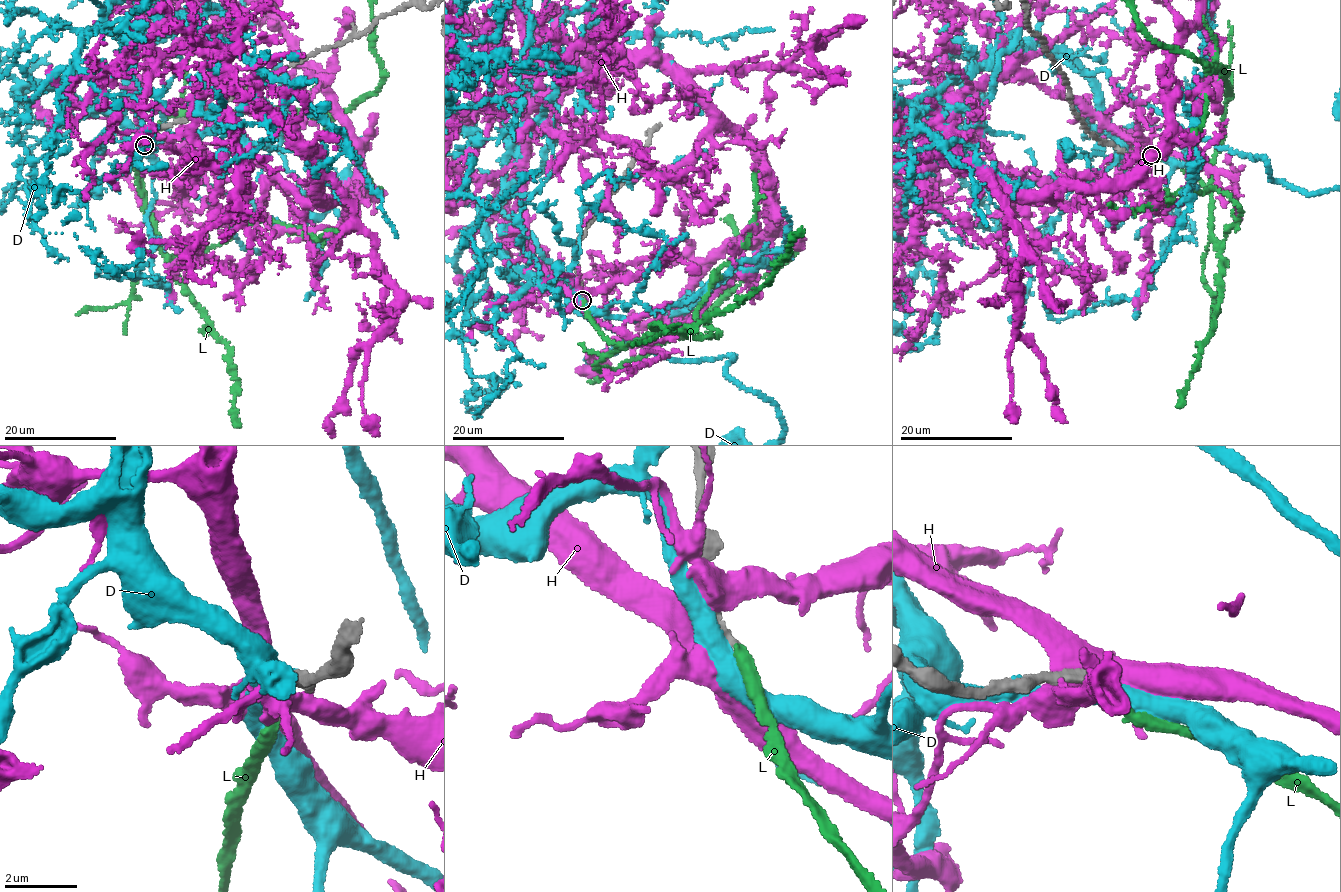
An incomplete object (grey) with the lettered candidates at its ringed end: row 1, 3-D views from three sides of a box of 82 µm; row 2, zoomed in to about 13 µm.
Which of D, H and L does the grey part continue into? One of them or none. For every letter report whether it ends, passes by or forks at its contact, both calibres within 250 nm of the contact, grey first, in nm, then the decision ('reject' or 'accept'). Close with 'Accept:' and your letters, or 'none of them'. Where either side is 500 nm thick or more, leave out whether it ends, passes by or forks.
D: calibres 280 and 500 nm; reject
H: calibres 240 and 500 nm; reject
L: it ends; calibres 240 and 320 nm; accept
Accept: L

